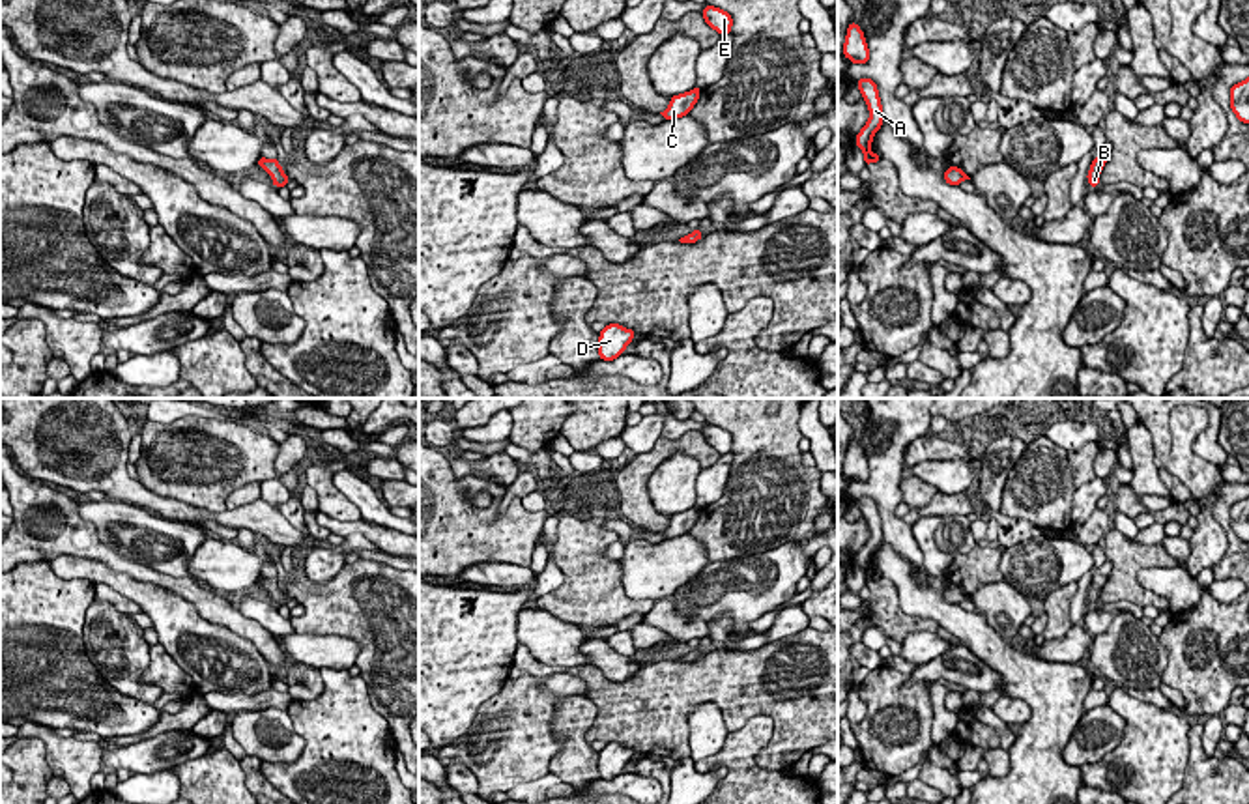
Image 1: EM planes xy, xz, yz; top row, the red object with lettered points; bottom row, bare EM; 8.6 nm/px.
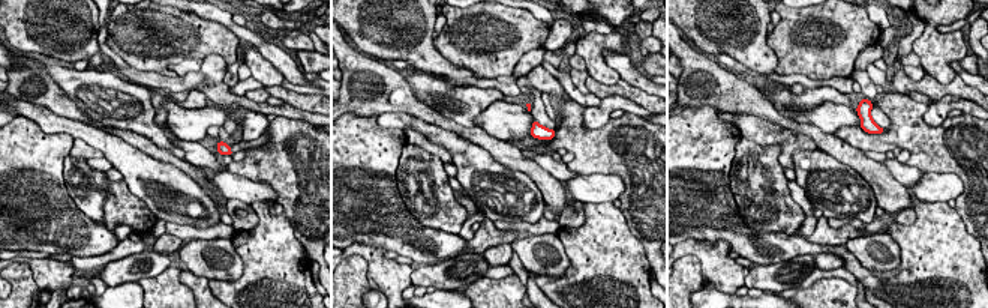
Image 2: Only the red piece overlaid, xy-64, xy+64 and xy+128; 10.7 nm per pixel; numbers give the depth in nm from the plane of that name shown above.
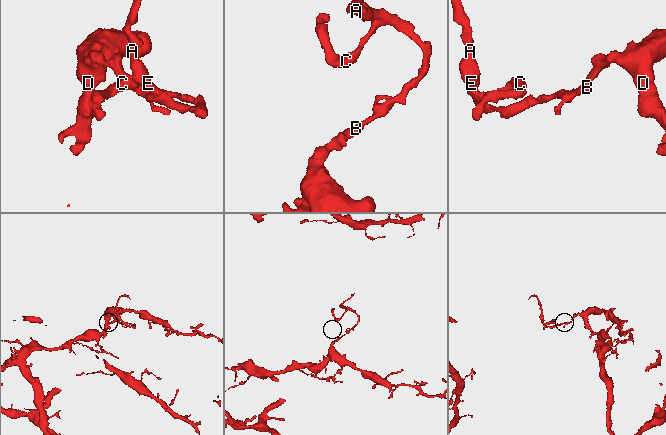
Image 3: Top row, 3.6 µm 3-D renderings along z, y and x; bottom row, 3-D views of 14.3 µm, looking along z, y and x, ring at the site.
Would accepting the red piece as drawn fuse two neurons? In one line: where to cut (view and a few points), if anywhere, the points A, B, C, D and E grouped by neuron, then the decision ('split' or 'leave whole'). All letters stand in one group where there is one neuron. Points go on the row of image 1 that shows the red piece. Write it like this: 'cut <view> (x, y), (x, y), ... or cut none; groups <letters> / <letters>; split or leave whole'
cut none; groups A B C D E; leave whole

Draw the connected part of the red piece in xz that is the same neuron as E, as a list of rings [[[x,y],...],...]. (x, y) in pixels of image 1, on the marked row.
[[[707,6],[701,11],[701,15],[703,15],[705,22],[718,34],[722,34],[722,36],[731,34],[733,19],[727,11],[714,7],[714,6]]]

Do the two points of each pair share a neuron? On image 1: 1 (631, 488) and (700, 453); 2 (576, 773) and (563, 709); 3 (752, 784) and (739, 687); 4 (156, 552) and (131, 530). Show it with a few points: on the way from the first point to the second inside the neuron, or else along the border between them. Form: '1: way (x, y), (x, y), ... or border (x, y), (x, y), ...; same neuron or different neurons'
1: way (642, 470), (664, 447), (681, 447); same neuron
2: way (576, 758), (576, 724); same neuron
3: border (769, 715), (771, 739), (756, 756), (760, 765); different neurons
4: way (150, 546), (137, 533); same neuron

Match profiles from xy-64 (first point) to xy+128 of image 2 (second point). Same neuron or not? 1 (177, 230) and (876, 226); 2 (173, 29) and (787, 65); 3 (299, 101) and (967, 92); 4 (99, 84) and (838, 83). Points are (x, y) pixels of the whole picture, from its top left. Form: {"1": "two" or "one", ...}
{"1": "one", "2": "one", "3": "one", "4": "two"}

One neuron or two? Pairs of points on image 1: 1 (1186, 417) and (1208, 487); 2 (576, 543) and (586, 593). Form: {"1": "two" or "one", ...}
{"1": "one", "2": "one"}

